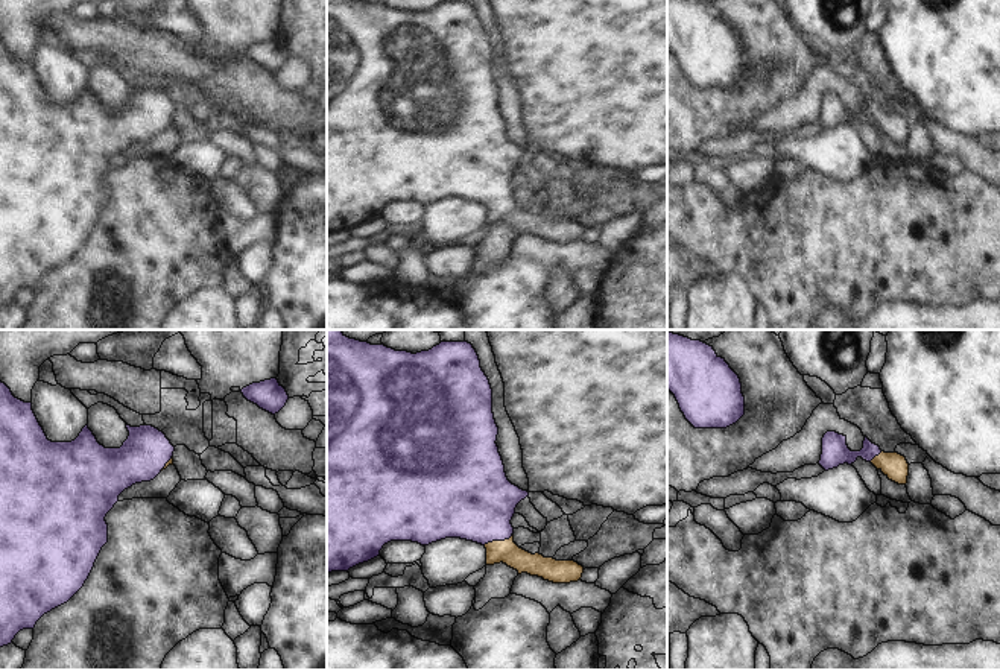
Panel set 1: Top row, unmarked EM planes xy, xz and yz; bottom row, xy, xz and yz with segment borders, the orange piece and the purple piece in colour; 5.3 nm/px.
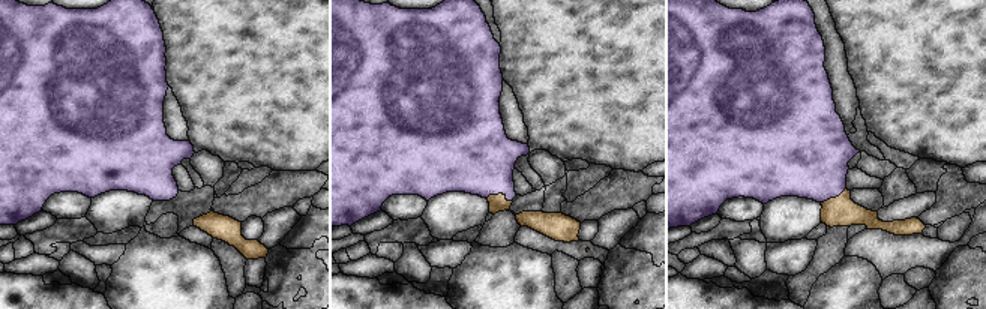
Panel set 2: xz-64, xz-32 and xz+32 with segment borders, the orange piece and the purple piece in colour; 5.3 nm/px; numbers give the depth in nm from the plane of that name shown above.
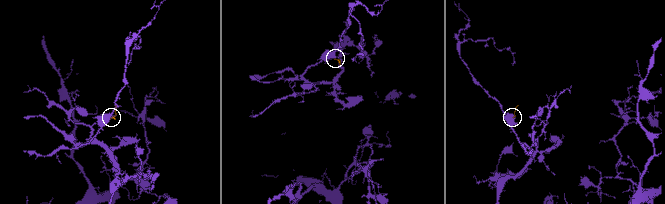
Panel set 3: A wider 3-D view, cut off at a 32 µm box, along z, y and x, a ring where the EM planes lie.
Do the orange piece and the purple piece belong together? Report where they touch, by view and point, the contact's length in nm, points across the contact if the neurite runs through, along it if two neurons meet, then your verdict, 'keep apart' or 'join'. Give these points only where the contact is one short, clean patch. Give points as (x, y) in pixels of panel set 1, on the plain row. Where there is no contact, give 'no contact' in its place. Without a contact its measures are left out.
meets orange in xz at (497, 201); contact 170 nm long; runs through xz (508, 211), (497, 201), (474, 160); join

